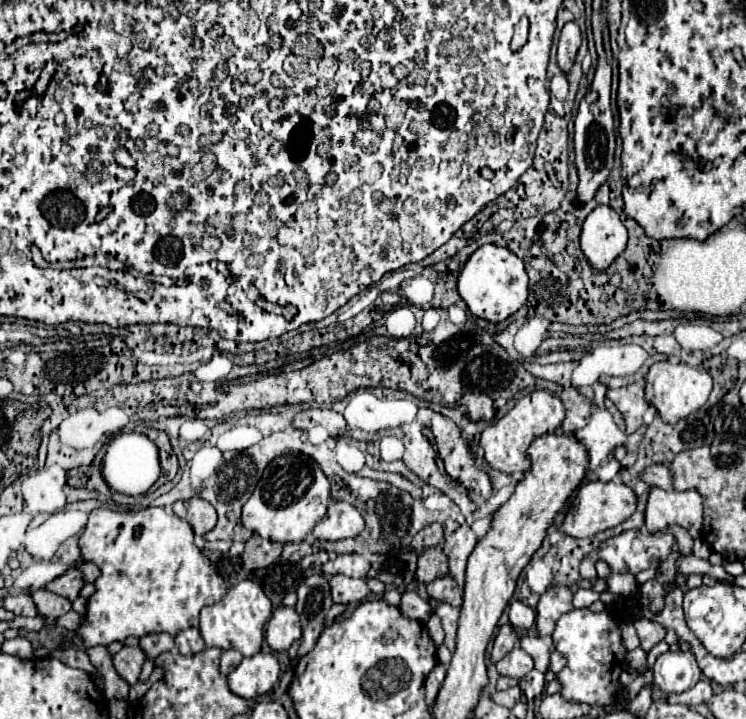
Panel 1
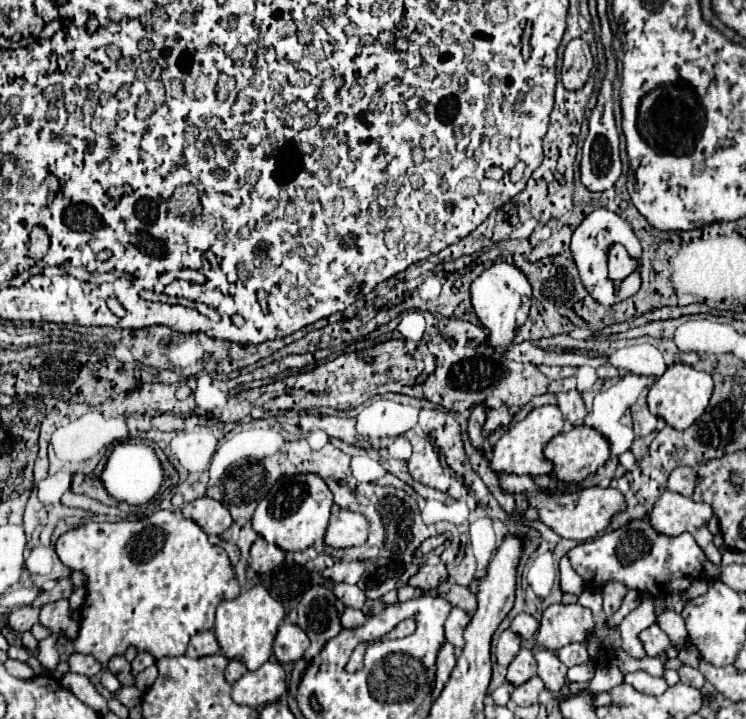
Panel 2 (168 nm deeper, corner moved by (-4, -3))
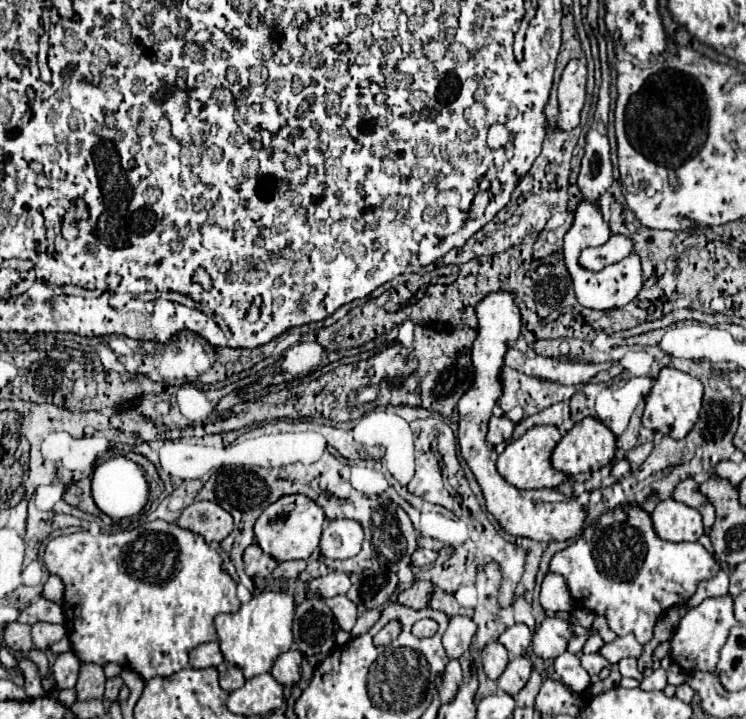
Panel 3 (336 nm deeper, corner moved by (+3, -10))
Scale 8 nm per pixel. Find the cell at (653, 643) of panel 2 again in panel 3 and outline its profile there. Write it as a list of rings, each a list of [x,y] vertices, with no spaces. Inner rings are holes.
[[[627,634],[627,636],[621,636],[617,640],[613,640],[611,644],[605,644],[599,654],[605,656],[611,664],[617,664],[621,658],[627,658],[627,656],[633,656],[633,658],[639,658],[641,656],[641,644],[635,640],[633,634]]]

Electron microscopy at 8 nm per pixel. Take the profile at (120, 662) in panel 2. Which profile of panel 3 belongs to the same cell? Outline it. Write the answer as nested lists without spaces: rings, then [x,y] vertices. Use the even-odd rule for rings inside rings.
[[[81,664],[79,680],[75,684],[77,700],[95,700],[103,698],[105,688],[105,674],[103,668],[97,664]]]

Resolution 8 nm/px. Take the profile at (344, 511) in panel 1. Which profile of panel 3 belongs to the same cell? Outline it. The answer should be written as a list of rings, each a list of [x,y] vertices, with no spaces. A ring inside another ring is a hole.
[[[331,520],[323,528],[321,554],[325,558],[345,560],[359,554],[363,542],[363,528],[355,520]]]

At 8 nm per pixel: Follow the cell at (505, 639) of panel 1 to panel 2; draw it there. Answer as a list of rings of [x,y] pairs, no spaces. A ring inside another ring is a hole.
[[[506,629],[500,639],[498,639],[498,645],[496,645],[496,659],[498,659],[498,665],[504,665],[508,667],[512,663],[512,659],[516,657],[516,653],[520,651],[520,643],[522,639],[512,633],[510,629]]]

